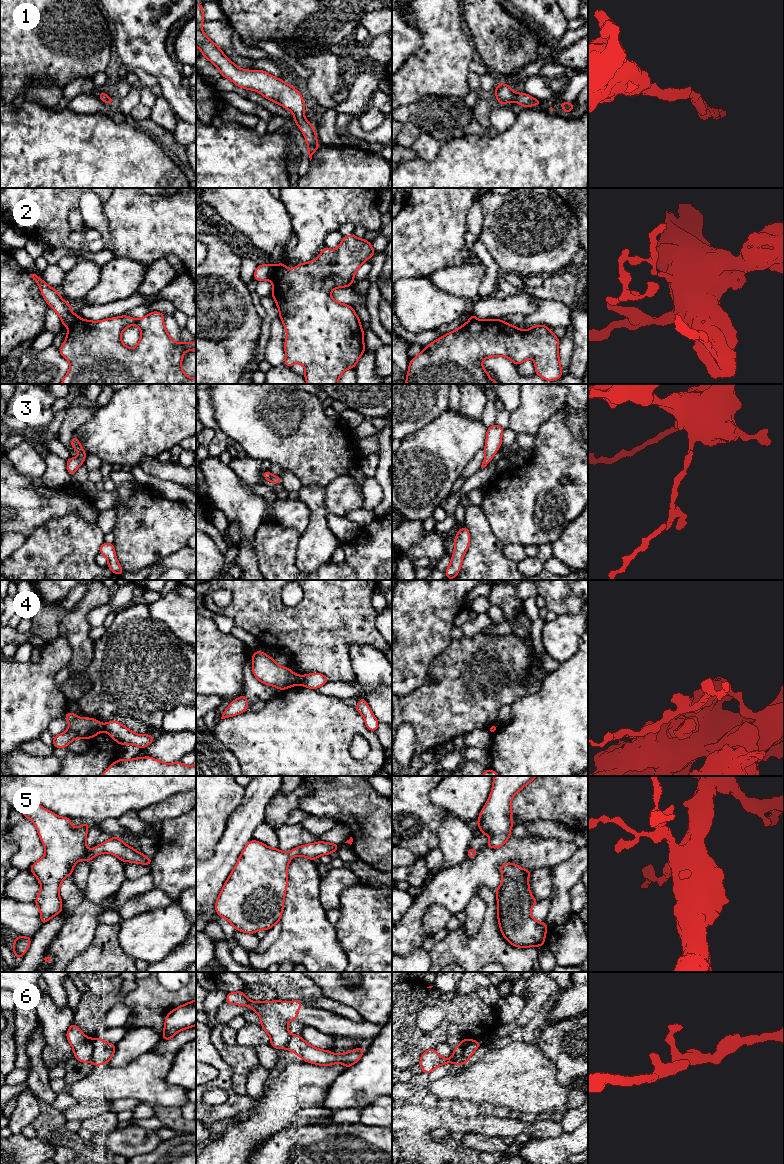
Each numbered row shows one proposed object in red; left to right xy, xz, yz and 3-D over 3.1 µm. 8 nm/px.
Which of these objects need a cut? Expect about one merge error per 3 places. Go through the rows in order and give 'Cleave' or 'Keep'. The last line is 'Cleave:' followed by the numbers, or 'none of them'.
1: Keep
2: Cleave
3: Keep
4: Cleave
5: Keep
6: Cleave
Cleave: 2, 4, 6

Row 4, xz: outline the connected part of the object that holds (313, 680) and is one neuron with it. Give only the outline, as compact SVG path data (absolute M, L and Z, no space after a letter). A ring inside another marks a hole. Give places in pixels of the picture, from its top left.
M316 672L307 675L300 675L298 684L310 689L318 689L328 681L329 679L325 675Z

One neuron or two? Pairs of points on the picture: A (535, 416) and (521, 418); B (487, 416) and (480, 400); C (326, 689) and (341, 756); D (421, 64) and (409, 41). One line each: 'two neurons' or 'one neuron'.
A: one neuron
B: two neurons
C: two neurons
D: two neurons

